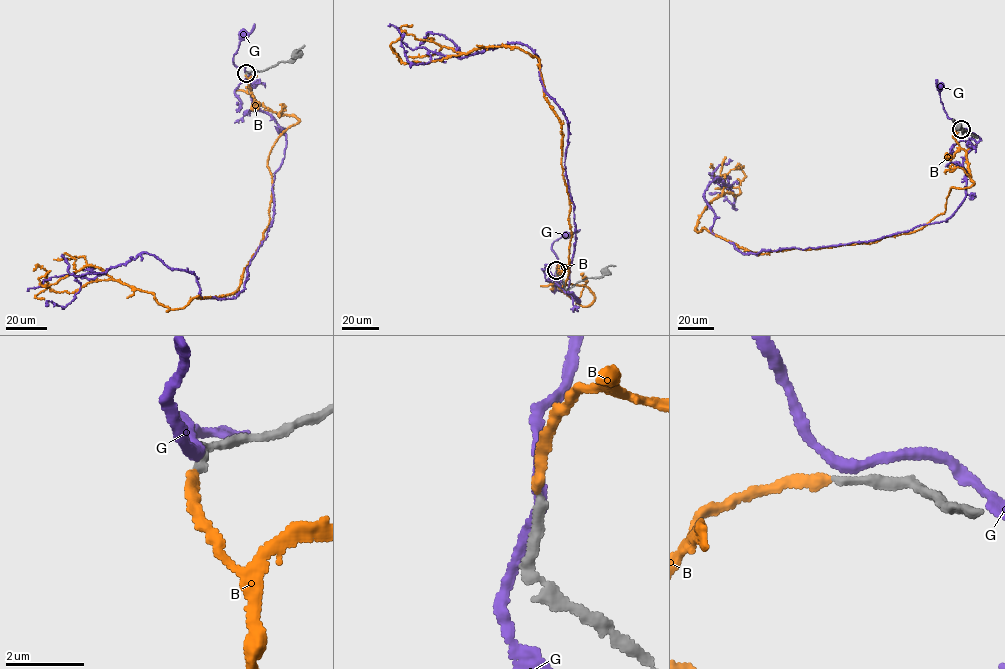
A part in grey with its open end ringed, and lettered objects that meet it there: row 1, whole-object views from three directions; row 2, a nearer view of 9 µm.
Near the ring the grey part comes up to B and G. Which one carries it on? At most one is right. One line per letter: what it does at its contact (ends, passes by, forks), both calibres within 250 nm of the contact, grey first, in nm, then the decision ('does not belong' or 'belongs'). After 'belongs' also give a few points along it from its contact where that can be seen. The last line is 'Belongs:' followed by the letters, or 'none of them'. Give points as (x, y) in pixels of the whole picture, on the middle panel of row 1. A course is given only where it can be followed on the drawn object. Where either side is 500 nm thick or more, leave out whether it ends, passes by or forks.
B: it ends there; 240 nm thick on the grey side, 260 nm on the other; does not belong
G: it passes by; 280 nm thick on the grey side, 260 nm on the other; does not belong
Belongs: none of them

